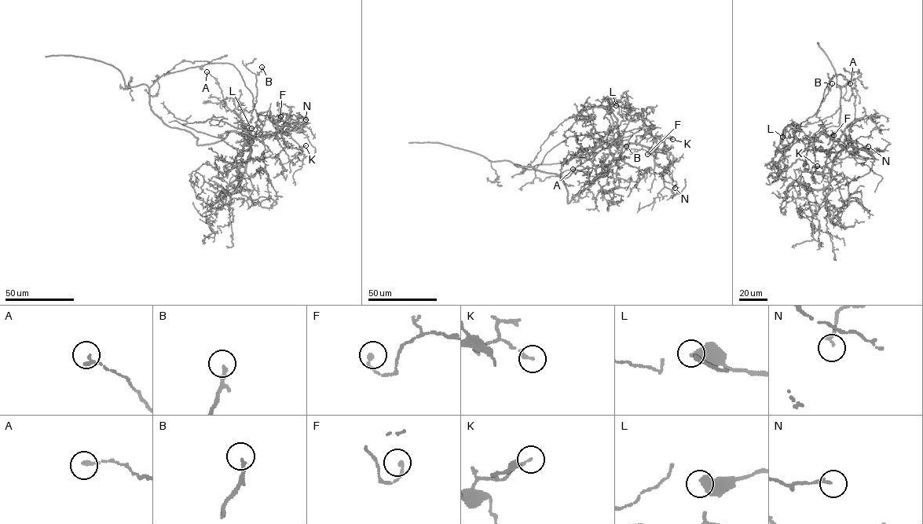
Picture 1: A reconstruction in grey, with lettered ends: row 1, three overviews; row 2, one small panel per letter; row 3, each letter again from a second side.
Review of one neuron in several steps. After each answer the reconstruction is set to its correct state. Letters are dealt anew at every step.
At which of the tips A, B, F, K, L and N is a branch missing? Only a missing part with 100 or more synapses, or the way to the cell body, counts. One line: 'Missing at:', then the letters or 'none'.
Missing at: none

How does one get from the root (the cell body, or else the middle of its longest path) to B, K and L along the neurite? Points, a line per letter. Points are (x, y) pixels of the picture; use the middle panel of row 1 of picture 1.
B: (576, 196), (609, 166), (620, 135), (620, 144), (626, 146)
K: (576, 196), (617, 162), (624, 146), (639, 144), (646, 147), (652, 154), (664, 138), (672, 139)
L: (576, 196), (617, 162), (624, 146), (652, 135), (636, 115), (624, 114), (621, 109), (625, 107), (616, 105)

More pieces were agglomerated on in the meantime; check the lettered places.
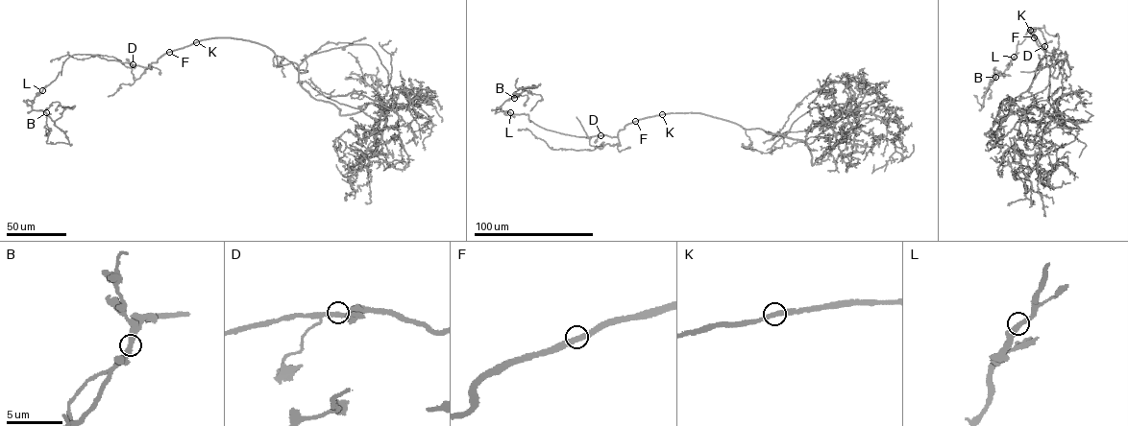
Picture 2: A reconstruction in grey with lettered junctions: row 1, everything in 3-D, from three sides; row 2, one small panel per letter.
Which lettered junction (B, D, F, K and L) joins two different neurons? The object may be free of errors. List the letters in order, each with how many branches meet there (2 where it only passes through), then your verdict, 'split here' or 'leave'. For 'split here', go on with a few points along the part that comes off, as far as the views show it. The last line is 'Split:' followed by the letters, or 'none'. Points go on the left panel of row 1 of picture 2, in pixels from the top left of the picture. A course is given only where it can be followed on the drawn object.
B: 2 | leave
D: 2 | leave
F: 2 | leave
K: 2 | leave
L: 2 | leave
Split: none

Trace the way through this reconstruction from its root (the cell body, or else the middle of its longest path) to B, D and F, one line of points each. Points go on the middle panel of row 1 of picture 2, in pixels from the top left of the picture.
B: (711, 116), (666, 113), (628, 123), (616, 137), (576, 136), (546, 130), (528, 114), (502, 111), (514, 98)
D: (711, 116), (698, 113), (663, 114), (626, 124), (616, 137), (600, 135)
F: (711, 116), (667, 113), (635, 121)

